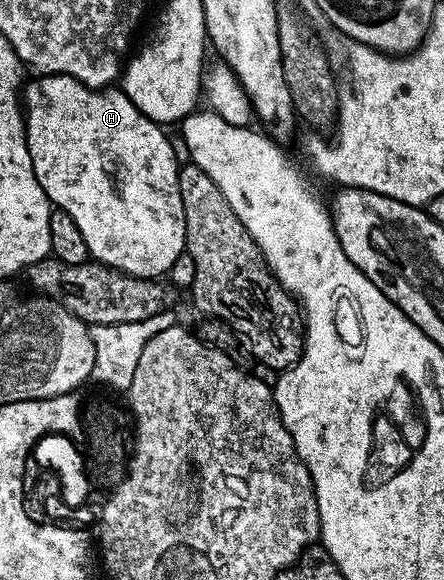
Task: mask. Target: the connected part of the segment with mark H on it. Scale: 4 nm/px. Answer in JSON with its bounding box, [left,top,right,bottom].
[22,74,185,278]

